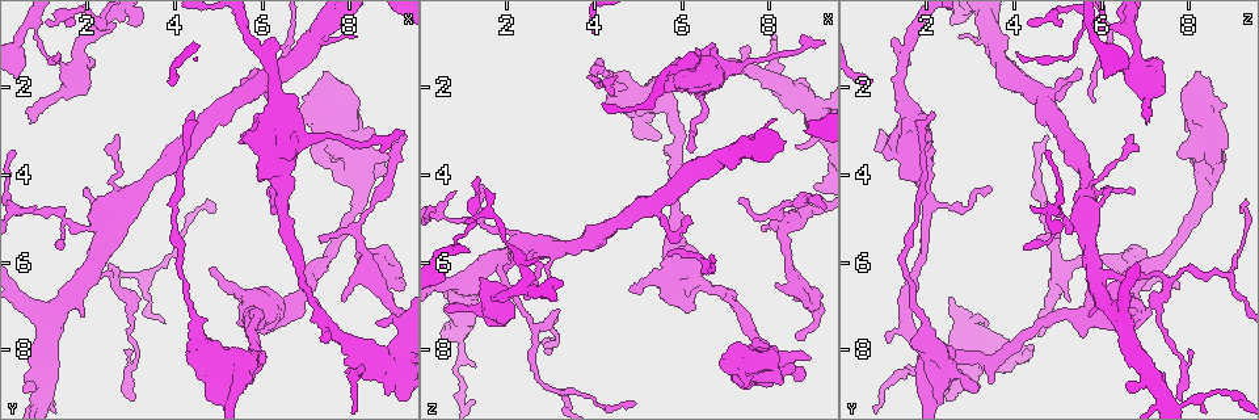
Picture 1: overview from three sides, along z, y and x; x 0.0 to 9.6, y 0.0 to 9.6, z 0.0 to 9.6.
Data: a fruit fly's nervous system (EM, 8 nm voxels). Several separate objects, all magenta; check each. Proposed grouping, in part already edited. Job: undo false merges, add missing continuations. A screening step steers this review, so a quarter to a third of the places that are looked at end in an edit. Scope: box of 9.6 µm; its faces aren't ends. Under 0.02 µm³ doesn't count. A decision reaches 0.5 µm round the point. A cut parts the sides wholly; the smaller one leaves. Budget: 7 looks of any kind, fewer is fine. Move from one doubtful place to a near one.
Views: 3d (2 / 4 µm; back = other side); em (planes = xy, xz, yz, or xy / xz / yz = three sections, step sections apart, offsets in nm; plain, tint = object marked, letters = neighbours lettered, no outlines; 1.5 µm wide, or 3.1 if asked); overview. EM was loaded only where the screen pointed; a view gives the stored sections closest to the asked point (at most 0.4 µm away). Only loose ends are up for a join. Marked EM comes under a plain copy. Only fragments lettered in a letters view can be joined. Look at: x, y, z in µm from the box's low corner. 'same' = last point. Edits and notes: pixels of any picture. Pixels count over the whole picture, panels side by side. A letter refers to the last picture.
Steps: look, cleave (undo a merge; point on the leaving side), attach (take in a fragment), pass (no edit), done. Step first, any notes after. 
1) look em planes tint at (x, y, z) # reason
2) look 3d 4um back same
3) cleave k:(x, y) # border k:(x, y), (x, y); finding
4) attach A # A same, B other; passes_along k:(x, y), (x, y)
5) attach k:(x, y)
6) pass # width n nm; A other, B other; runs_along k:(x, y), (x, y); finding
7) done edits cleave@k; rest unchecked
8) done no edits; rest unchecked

look em yz step 4 tint at (0.70, 2.90, 7.00) # free end

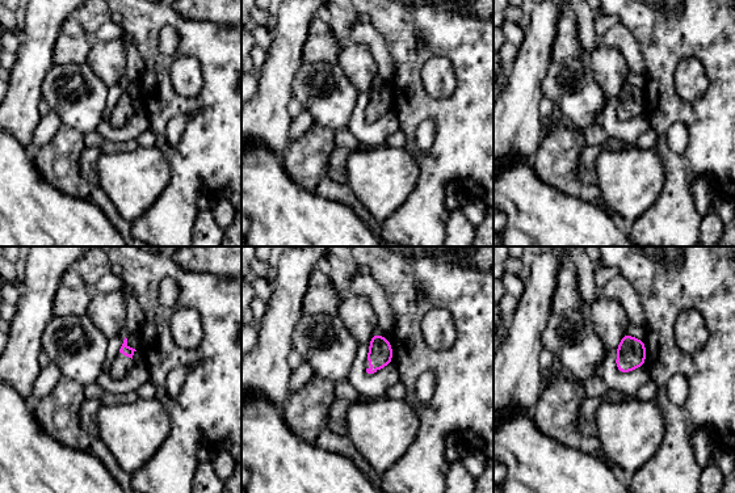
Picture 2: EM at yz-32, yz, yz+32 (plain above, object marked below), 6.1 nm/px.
look em yz step 4 letters same # what lies round it

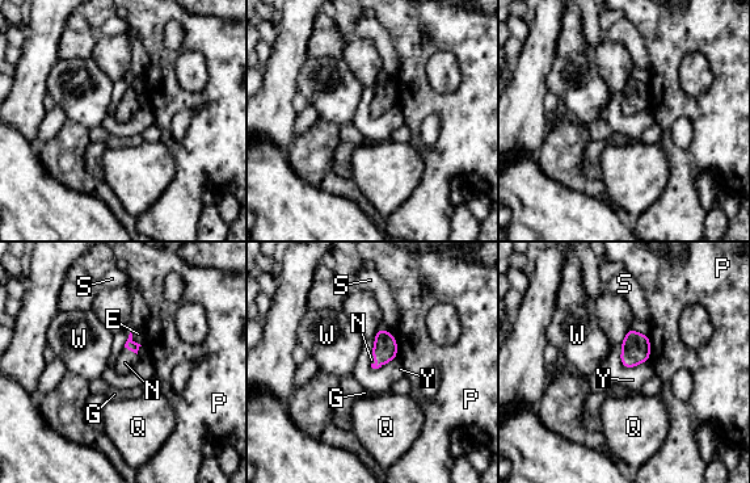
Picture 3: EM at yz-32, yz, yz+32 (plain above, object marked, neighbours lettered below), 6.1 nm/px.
attach N # E other, G other, N same, P other, Q other, S other, W other, Y other; passes_along 3:(130, 344), (131, 351), (126, 360); it goes on there

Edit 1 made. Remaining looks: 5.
look 3d 2um back at (1.40, 5.70, 4.25)

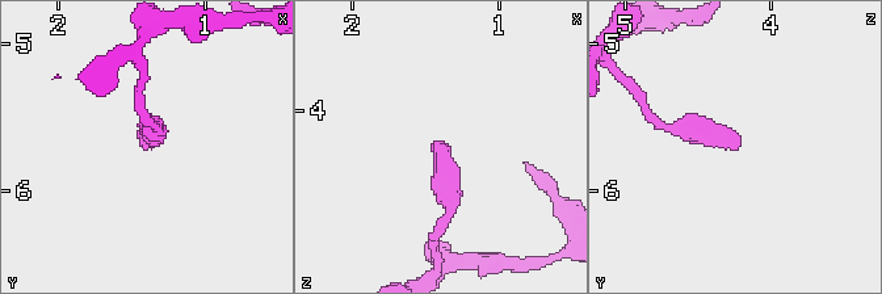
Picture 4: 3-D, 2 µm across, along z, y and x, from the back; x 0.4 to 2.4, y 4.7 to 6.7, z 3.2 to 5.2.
look em xz step 4 letters at (1.42, 5.74, 4.26)

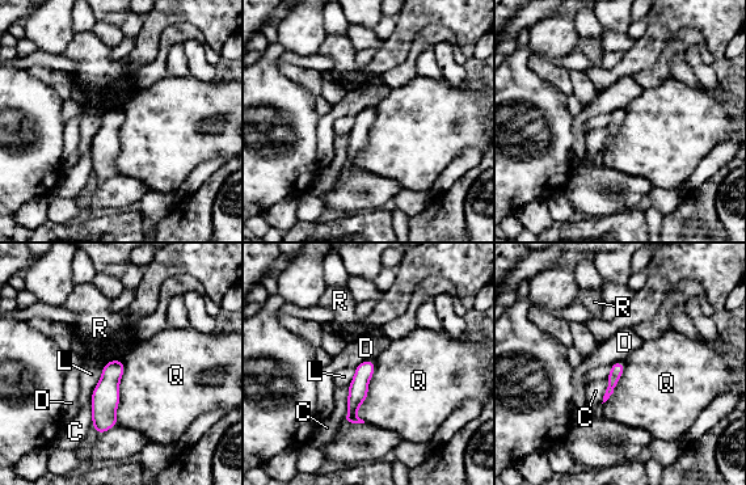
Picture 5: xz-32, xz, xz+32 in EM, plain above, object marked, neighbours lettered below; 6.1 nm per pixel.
pass # C other, D other, L other, Q other, R other; no lettered fragment goes on from it

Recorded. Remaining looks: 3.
look em xz step 8 tint at (4.40, 2.60, 2.10) # end of a long branch

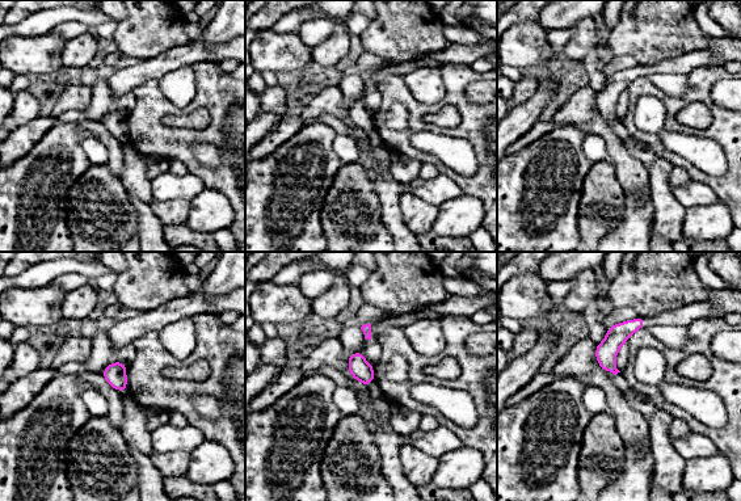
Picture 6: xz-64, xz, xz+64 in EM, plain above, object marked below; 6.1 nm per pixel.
look em planes letters same

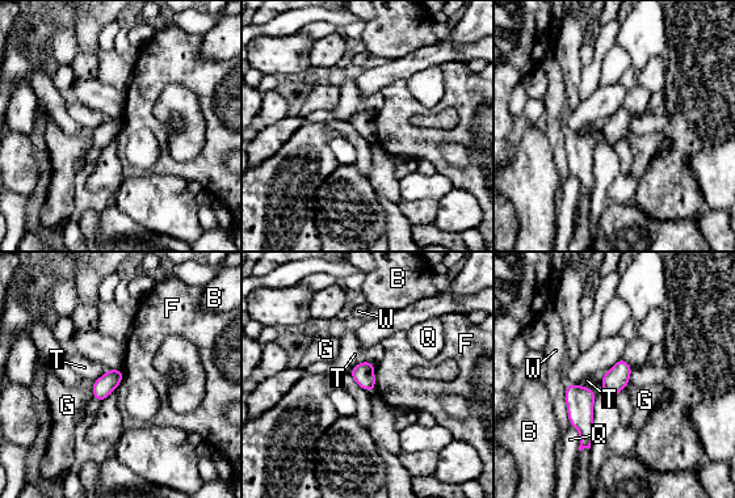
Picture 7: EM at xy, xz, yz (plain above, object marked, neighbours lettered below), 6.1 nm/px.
pass # B other, F other, G other, Q other, T other, W other; border 7:(376, 364), (374, 388); none of them fits

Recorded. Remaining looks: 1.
done edits attach@3; rest unchecked

